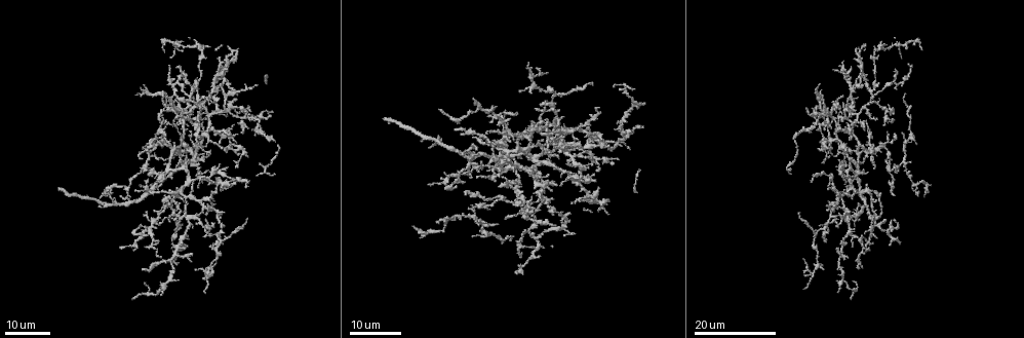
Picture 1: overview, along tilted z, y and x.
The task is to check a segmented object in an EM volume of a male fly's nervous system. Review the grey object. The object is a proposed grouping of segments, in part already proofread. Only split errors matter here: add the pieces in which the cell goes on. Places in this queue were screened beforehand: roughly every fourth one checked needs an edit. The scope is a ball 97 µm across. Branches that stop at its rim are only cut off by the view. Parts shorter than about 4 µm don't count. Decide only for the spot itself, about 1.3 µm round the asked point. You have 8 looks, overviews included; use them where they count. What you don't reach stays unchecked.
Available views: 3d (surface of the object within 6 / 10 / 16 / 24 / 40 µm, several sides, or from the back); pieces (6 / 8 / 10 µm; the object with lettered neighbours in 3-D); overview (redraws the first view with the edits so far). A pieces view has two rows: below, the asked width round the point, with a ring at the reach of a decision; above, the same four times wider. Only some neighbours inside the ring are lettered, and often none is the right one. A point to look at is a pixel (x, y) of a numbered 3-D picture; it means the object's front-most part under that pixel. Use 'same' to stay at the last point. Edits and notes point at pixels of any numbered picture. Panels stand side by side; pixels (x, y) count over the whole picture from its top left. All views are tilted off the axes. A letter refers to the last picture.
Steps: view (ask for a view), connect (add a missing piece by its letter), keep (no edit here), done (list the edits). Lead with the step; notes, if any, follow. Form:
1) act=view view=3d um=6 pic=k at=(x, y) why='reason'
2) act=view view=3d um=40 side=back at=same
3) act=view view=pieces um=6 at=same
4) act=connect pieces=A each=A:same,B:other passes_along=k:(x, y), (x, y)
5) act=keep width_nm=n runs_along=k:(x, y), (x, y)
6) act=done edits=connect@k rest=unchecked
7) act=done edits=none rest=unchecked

act=view view=3d um=24 pic=1 at=(462, 150) why='branch stops here'

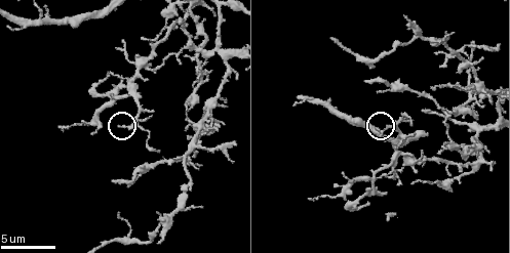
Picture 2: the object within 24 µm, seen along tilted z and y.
act=view view=pieces um=10 pic=2 at=(120, 127) why='what lies round it'

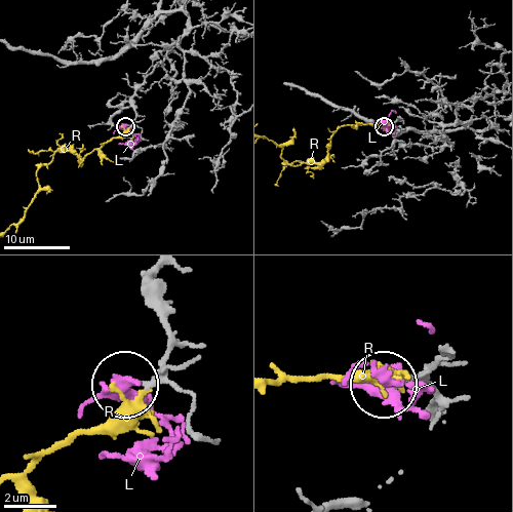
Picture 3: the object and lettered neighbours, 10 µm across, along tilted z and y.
act=connect pieces=R each=L:other,R:same passes_along=3:(164, 325), (167, 354), (149, 390), (12, 472) found='the cell continues'

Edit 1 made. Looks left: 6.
act=view view=overview why='redraw'

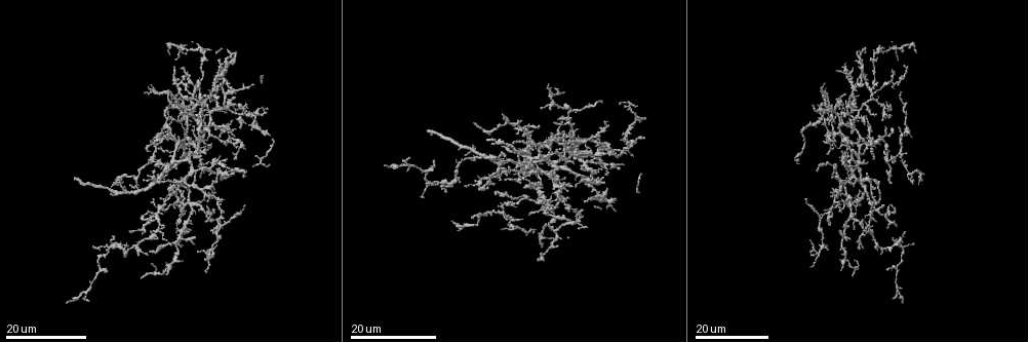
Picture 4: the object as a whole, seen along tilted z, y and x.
act=view view=3d um=24 pic=4 at=(830, 192) why='tapers out'

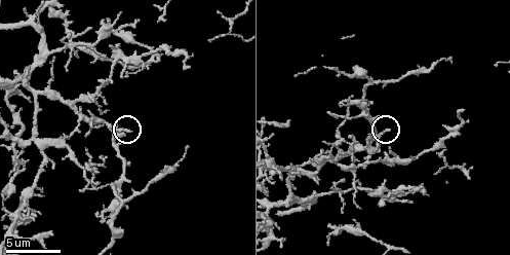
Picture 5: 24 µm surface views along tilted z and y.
act=view view=pieces um=10 pic=5 at=(388, 129)

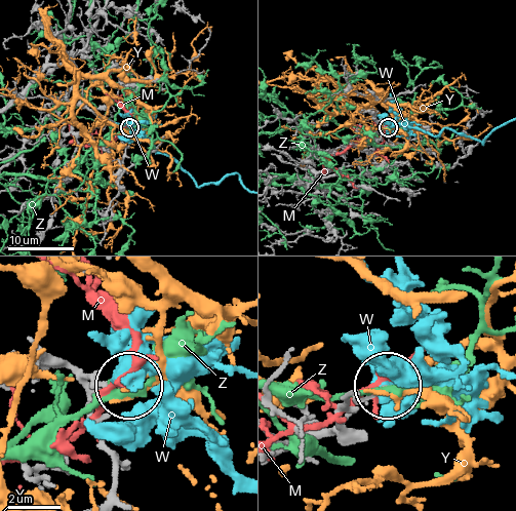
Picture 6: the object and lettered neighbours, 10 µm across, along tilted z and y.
act=keep width_nm=160 each=M:other,W:other,Y:other,Z:other runs_along=6:(277, 451), (325, 438), (389, 388) found='no lettered piece goes on from it'

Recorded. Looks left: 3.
act=view view=pieces um=6 pic=2 at=(407, 18) why='an open end'

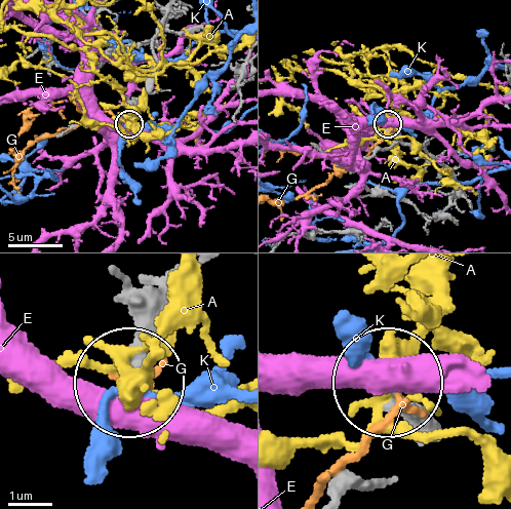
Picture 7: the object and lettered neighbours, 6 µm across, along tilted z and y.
act=keep width_nm=140 each=A:other,E:other,G:other,K:other found='none of them fits'

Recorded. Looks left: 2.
act=view view=3d um=16 pic=1 at=(571, 173) why='tapers out'

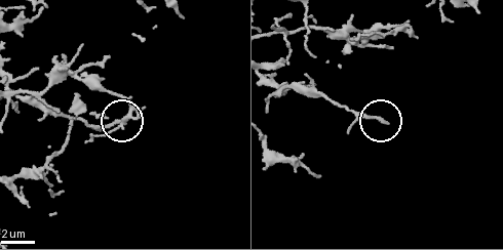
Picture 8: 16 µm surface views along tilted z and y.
act=view view=pieces um=10 pic=8 at=(384, 124)

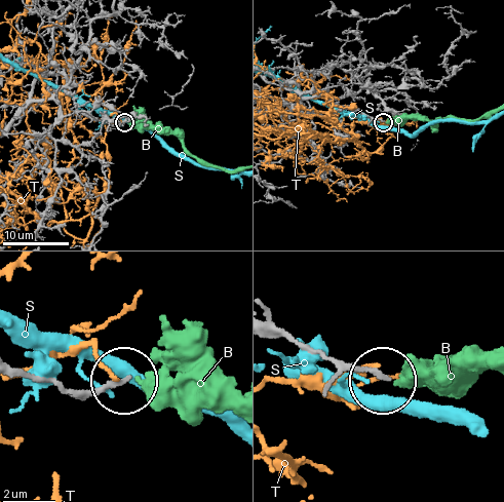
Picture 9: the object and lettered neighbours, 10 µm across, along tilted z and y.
act=keep each=B:other,S:other,T:other found='no lettered piece goes on from it'

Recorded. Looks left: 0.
act=done edits=connect@3 rest=unchecked

